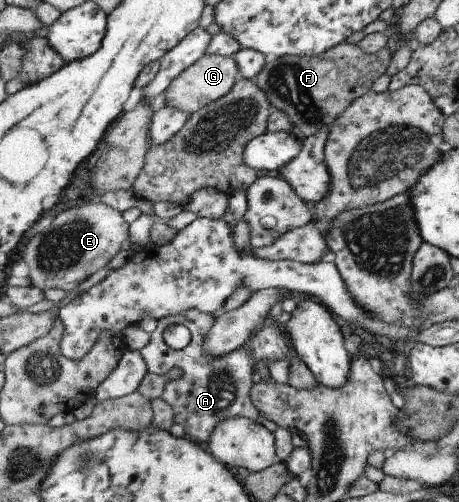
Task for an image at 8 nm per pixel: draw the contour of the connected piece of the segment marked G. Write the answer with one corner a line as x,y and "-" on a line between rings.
205,54
196,64
190,65
177,79
173,80
168,92
164,93
166,105
187,112
190,116
200,109
225,97
237,83
240,67
234,56
218,56

